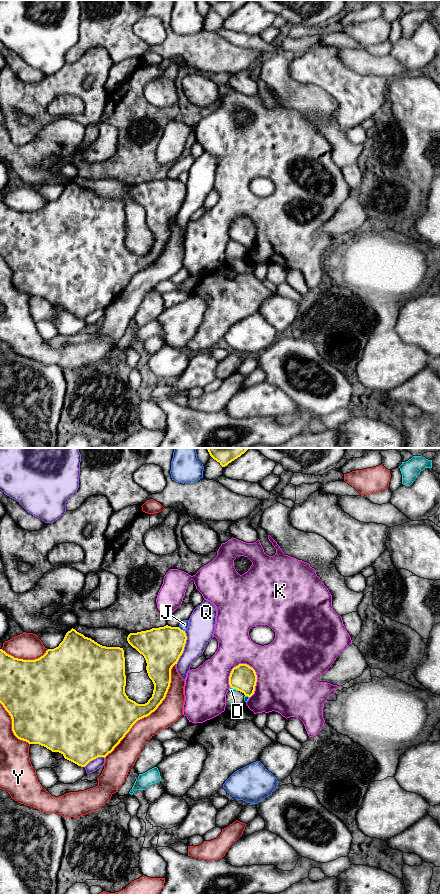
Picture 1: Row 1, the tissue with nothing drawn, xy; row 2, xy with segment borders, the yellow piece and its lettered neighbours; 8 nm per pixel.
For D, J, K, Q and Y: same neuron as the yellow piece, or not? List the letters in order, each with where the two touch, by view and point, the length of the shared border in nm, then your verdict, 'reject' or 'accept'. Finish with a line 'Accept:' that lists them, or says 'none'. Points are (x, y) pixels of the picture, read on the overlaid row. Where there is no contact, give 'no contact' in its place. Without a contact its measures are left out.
D: xy (234, 688) | 80 nm | reject
J: xy (180, 629) | 70 nm | reject
K: xy (256, 676) | 300 nm | reject
Q: xy (183, 648) | 280 nm | reject
Y: xy (150, 713) | 950 nm | reject
Accept: none

